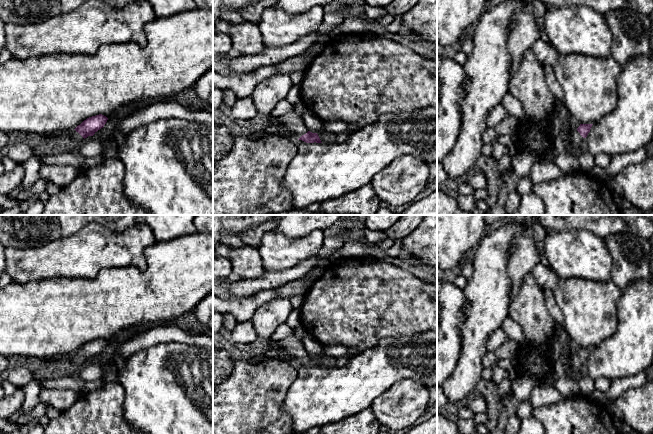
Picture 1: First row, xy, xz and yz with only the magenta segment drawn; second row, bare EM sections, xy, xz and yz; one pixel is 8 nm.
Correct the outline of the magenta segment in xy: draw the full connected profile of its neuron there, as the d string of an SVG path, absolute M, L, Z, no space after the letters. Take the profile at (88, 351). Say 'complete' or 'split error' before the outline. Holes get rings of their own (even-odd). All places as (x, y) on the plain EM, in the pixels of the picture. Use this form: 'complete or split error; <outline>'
split error; M102 338L92 340L84 344L74 354L66 357L69 364L74 367L84 365L88 360L93 360L98 354L104 351L108 342Z

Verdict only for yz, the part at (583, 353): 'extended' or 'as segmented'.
extended

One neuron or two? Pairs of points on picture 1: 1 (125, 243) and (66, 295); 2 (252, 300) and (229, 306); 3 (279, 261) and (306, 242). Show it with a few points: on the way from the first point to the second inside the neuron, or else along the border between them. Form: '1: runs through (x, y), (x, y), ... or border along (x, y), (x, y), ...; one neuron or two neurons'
1: border along (106, 267), (91, 278), (61, 278); two neurons
2: runs through (246, 306), (235, 306); one neuron
3: runs through (286, 254), (299, 249); one neuron

